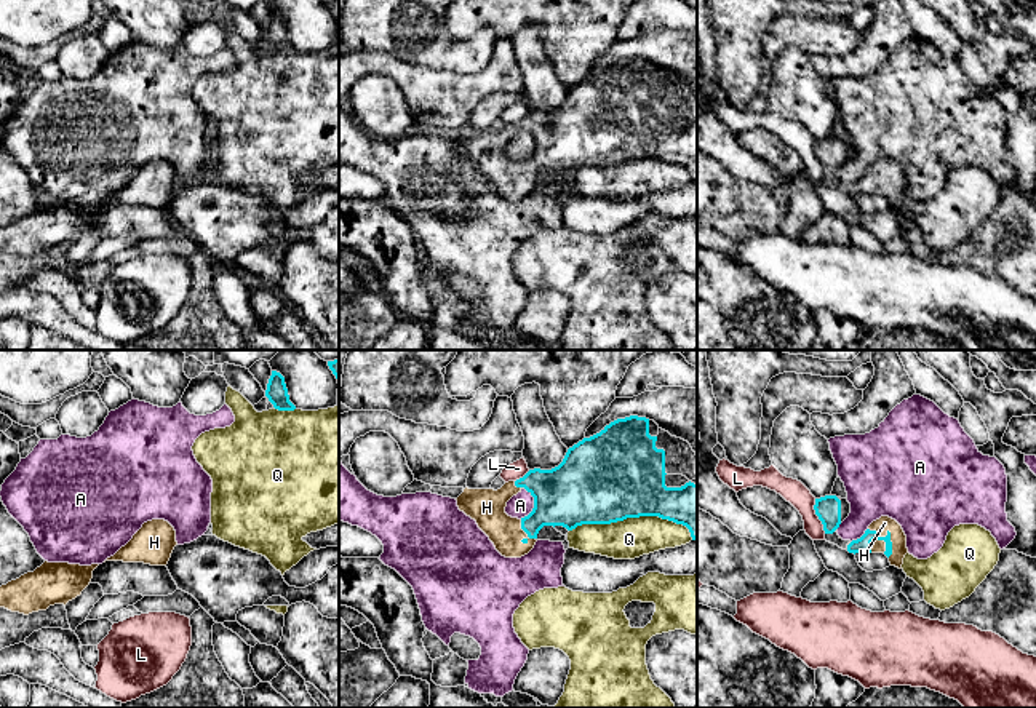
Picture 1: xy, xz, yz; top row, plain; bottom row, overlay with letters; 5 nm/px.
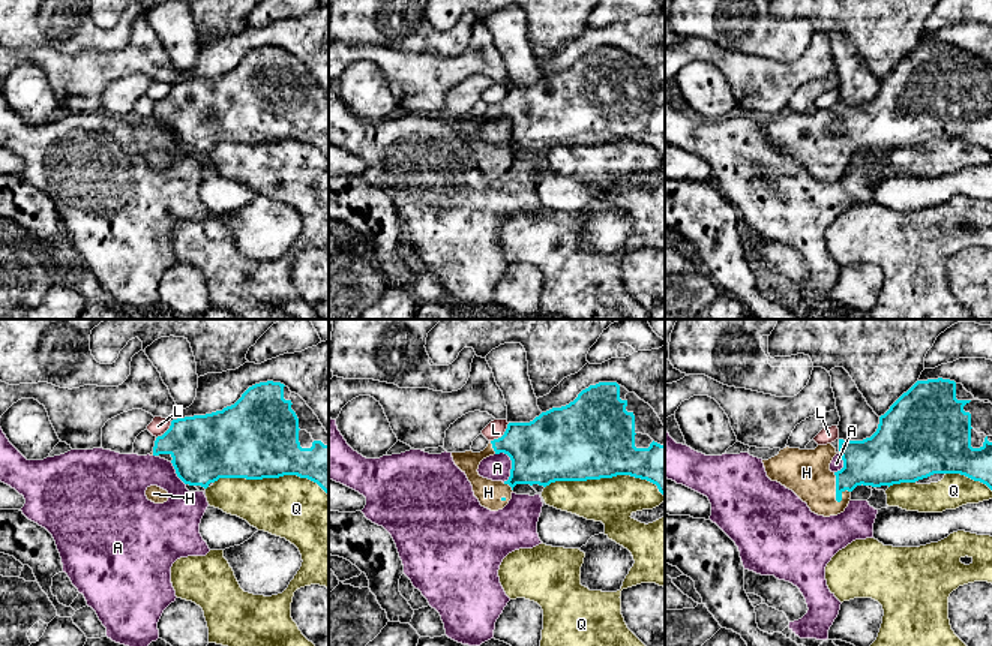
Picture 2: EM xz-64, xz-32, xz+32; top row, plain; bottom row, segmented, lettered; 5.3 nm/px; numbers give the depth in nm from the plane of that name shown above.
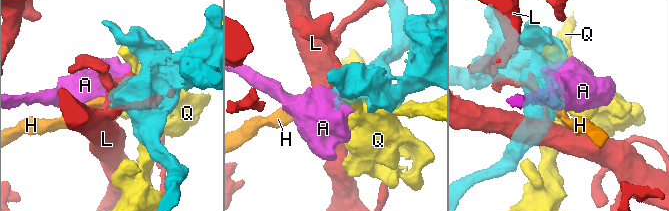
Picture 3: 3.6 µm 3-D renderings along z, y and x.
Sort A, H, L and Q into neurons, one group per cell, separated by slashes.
A / H / L / Q

